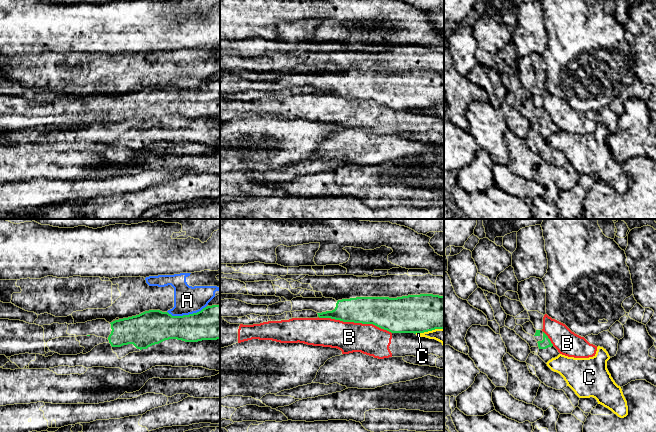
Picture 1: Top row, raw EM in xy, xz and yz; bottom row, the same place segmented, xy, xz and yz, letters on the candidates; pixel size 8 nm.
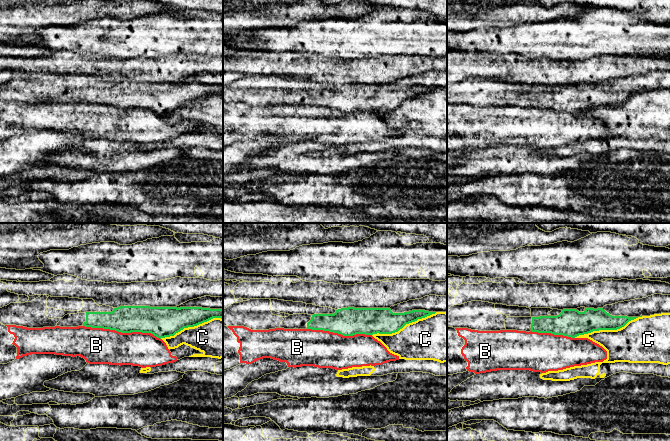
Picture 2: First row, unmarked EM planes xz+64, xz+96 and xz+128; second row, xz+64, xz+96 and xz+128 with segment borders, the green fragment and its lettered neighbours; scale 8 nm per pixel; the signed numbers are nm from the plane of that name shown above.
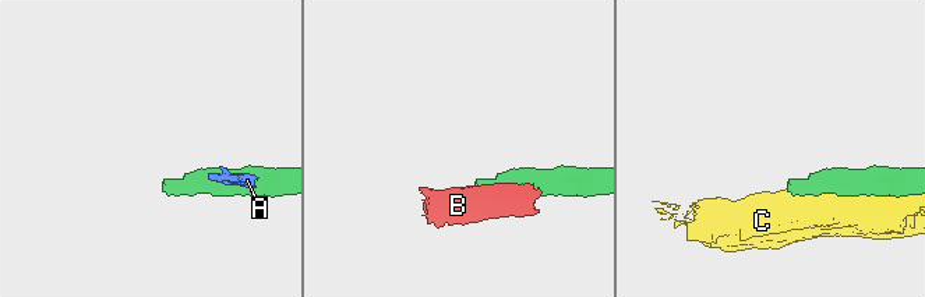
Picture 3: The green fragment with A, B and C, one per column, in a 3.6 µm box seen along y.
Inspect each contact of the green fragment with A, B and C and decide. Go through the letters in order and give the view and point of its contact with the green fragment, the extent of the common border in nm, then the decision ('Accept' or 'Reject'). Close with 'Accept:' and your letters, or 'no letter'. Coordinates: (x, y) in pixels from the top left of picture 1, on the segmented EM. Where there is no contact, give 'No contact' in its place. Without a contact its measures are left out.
A: Touches green at xy (186, 315). Shared border 320 nm. Reject
B: Touches green at xz (355, 322). Shared border 600 nm. Reject
C: Touches green at xz (429, 330). Shared border 240 nm. Reject
Accept: no letter

